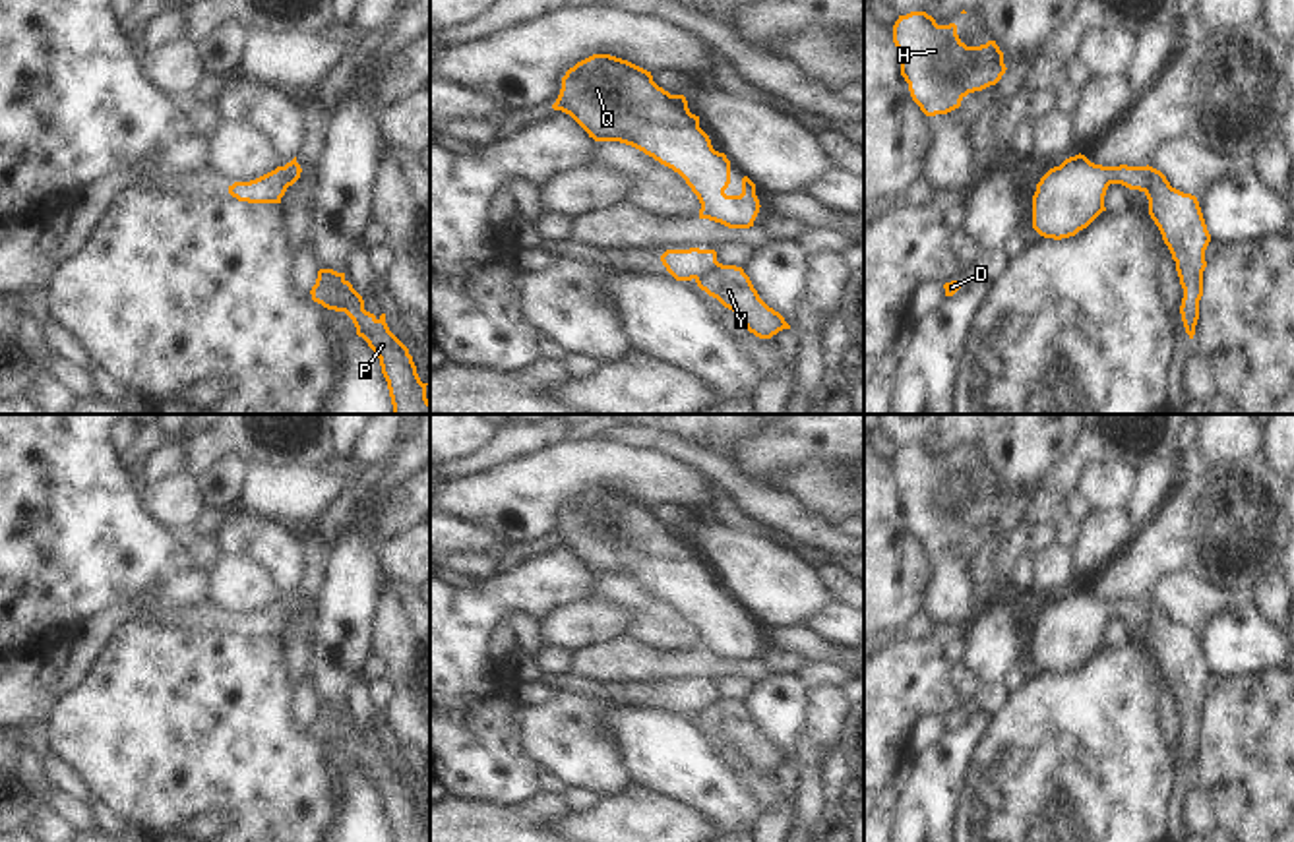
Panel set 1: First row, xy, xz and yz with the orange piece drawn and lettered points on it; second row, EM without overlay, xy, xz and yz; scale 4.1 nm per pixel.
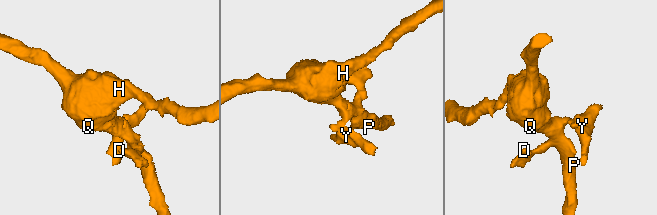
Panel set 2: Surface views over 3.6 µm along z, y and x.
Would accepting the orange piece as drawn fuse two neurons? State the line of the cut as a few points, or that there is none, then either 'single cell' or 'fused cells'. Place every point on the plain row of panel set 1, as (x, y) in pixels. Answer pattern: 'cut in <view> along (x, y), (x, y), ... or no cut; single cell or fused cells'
cut in xy along (285, 601), (285, 622), (277, 635); fused cells

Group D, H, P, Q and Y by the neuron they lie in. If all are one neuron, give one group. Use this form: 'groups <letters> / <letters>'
groups D H P Q / Y

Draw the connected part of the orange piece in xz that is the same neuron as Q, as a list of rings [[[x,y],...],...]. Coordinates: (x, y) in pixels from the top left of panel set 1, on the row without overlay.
[[[593,488],[566,505],[552,542],[570,548],[595,575],[632,579],[678,606],[701,637],[699,652],[728,662],[754,660],[761,641],[755,617],[744,610],[740,629],[724,627],[730,617],[730,594],[713,583],[709,569],[699,561],[699,550],[690,546],[686,530],[659,521],[651,505],[610,488]]]

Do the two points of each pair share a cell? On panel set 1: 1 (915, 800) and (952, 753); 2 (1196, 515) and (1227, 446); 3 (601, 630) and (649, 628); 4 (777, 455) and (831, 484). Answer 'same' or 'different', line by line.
1: same
2: different
3: different
4: different

